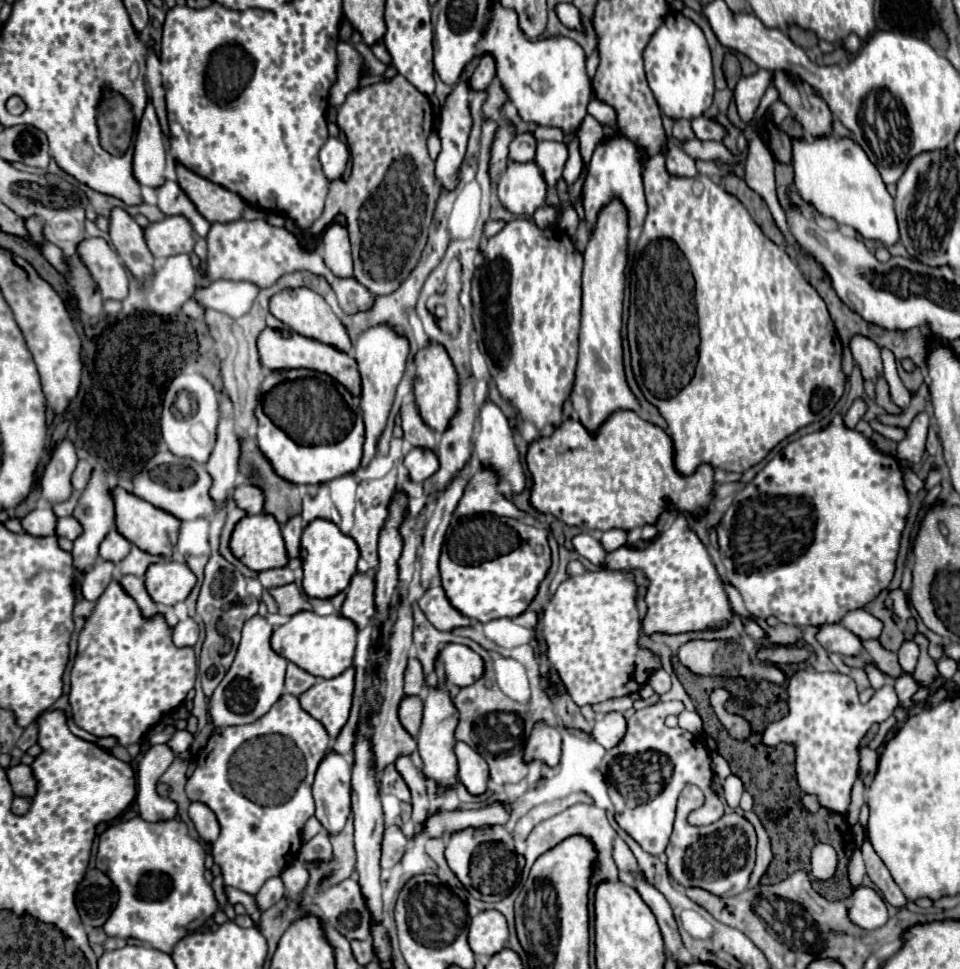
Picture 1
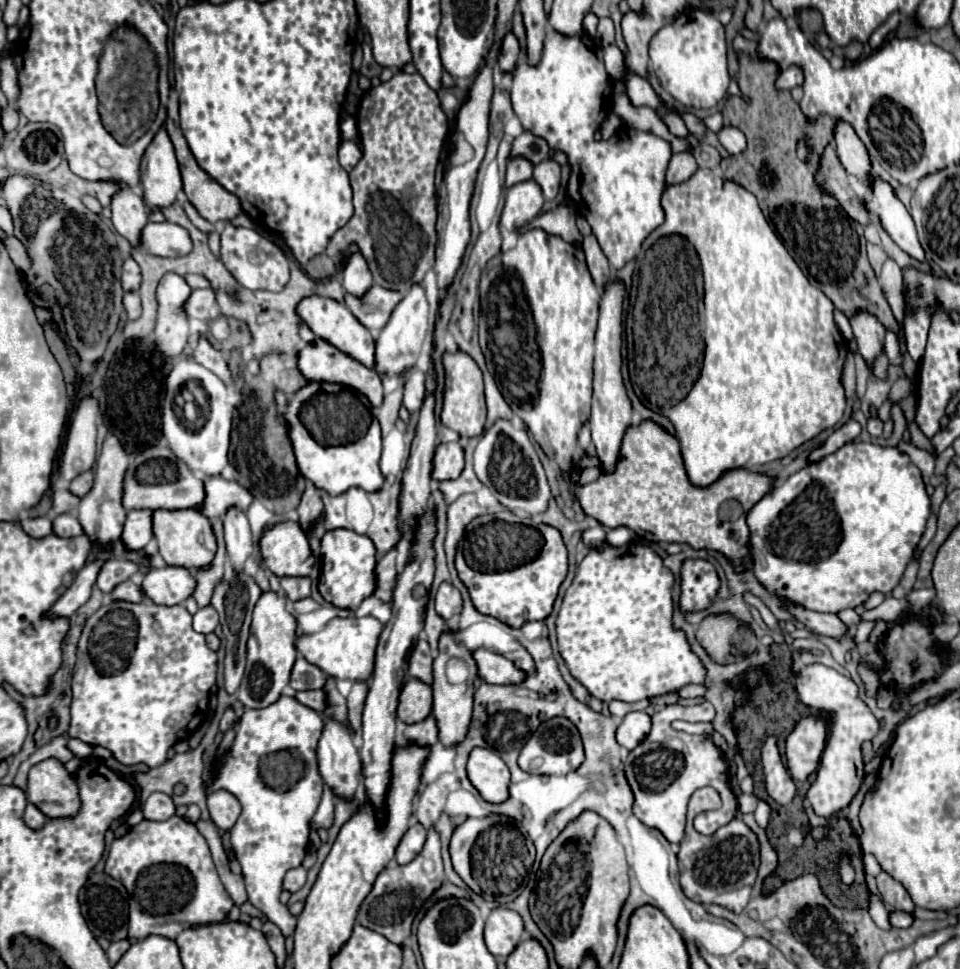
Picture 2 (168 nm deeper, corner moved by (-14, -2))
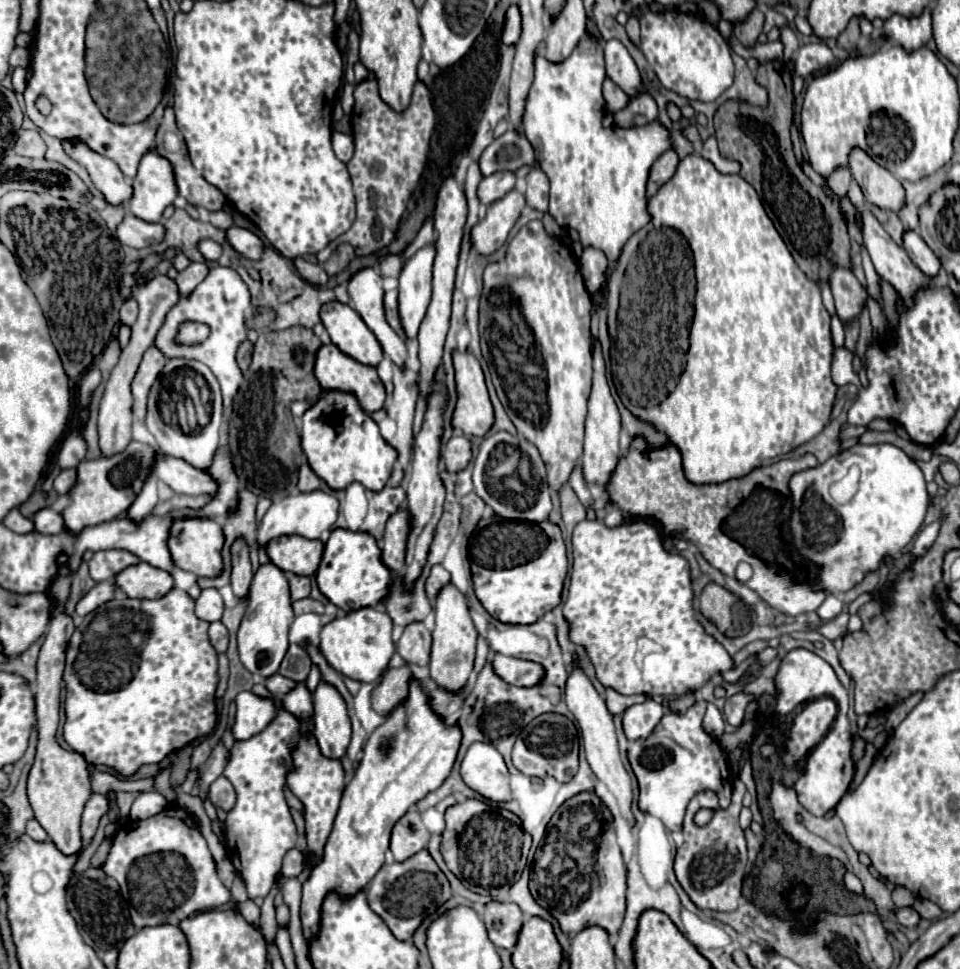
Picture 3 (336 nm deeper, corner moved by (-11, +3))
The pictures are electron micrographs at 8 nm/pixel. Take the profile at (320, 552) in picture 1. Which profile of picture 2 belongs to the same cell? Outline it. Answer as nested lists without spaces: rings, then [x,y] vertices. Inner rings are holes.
[[[330,530],[322,538],[322,572],[318,590],[326,602],[338,608],[356,610],[360,602],[372,596],[376,588],[374,566],[376,566],[376,548],[368,536],[358,536],[352,530]]]

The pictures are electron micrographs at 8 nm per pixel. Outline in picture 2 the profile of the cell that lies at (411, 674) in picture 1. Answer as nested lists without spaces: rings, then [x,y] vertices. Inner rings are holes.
[[[418,640],[408,656],[408,676],[432,684],[432,654],[426,640]]]

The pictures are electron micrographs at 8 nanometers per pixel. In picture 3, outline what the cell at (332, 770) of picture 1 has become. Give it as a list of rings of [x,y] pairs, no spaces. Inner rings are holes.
[[[321,681],[313,693],[313,705],[315,739],[321,755],[327,759],[343,759],[351,741],[351,721],[343,697],[335,687]]]

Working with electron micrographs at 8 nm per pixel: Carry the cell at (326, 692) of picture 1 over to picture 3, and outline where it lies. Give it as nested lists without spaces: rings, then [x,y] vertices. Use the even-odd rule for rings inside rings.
[[[273,675],[267,679],[267,689],[275,695],[275,697],[281,697],[281,695],[287,695],[287,691],[291,691],[291,687],[295,687],[295,681],[283,677],[283,675]]]

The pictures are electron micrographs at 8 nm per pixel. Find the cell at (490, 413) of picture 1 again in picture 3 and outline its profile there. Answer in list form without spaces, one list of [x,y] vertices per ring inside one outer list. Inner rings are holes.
[[[499,431],[481,441],[473,463],[473,485],[475,493],[503,519],[545,521],[551,511],[551,491],[545,463],[535,447],[529,447],[507,431]]]

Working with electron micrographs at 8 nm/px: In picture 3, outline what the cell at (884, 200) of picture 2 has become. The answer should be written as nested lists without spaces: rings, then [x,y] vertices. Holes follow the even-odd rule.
[[[905,231],[903,233],[903,247],[907,251],[907,255],[911,257],[911,261],[927,275],[927,277],[935,277],[939,273],[939,259],[937,255],[927,247],[927,243],[923,243],[923,239],[919,237],[919,233],[915,231]]]

